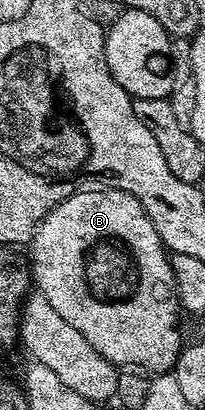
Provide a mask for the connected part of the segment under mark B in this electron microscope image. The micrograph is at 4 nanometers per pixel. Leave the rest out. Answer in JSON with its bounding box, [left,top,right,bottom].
[31,187,183,375]

